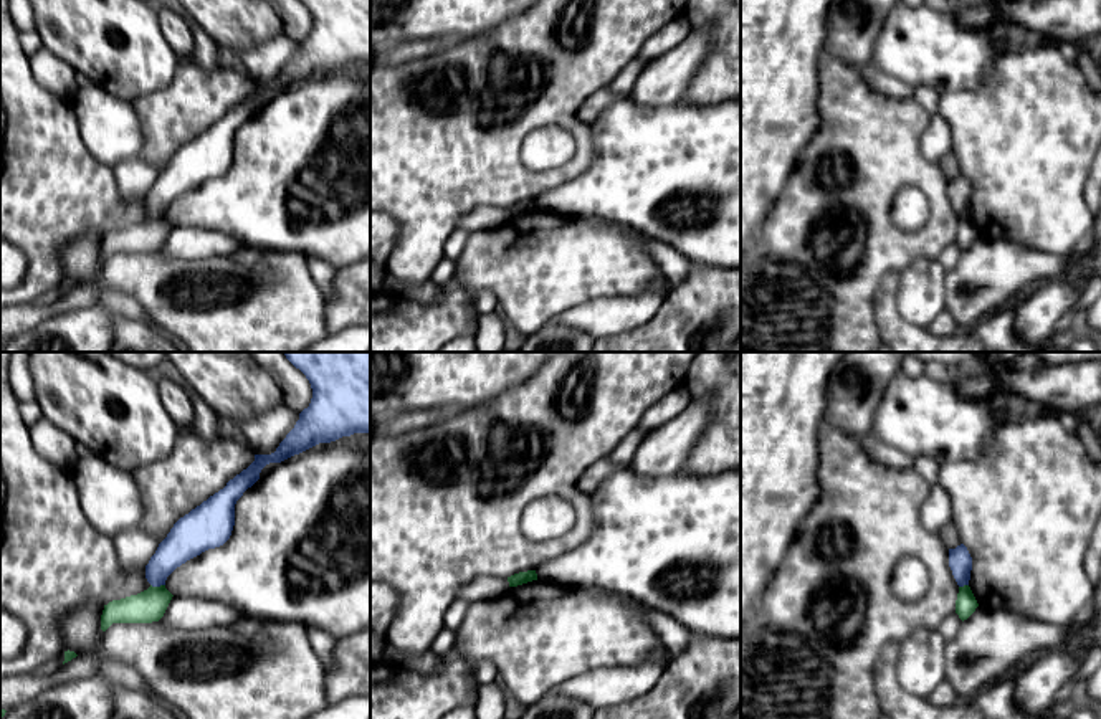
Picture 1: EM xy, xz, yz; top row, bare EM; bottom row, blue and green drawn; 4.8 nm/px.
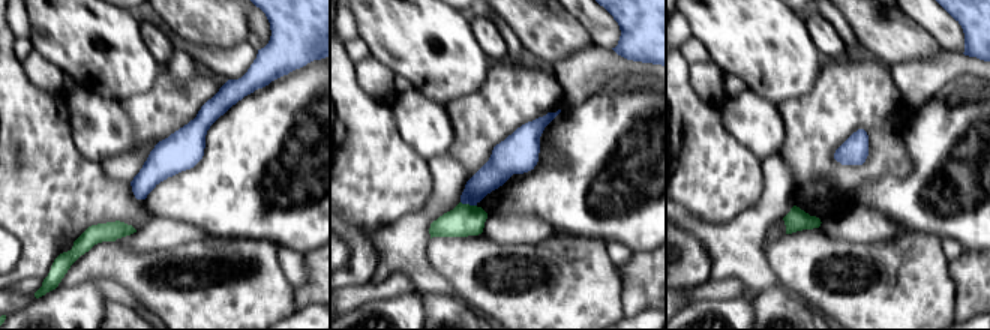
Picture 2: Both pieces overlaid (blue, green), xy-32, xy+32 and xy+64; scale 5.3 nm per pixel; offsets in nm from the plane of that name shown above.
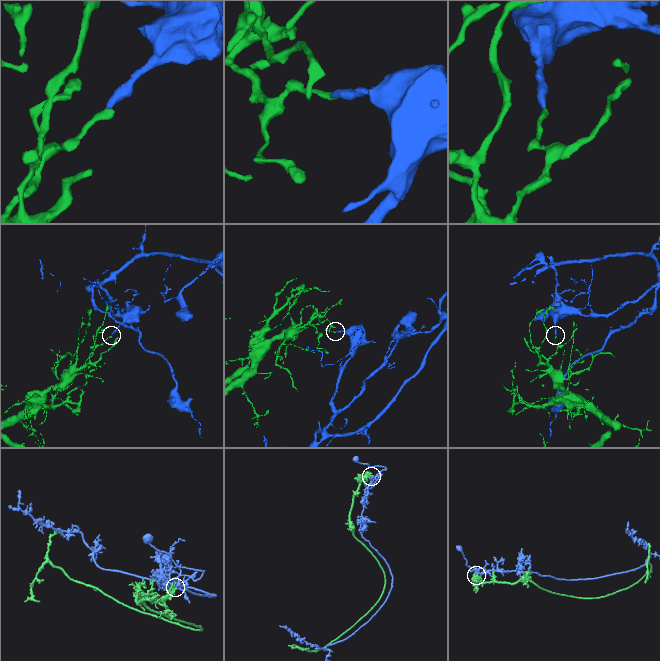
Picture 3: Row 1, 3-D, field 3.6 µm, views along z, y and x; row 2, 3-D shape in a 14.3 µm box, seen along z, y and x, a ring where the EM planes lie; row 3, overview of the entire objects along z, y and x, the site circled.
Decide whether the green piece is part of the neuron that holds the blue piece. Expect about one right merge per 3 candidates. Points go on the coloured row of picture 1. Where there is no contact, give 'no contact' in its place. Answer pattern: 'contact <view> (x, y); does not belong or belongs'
contact xy (157, 585); does not belong

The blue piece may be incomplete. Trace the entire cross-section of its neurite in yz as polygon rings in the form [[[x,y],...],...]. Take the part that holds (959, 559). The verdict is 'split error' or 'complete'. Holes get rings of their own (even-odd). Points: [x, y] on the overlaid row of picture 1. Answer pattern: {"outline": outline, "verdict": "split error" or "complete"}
{"outline": [[[964,544],[949,549],[949,567],[959,587],[969,585],[972,557]]], "verdict": "complete"}

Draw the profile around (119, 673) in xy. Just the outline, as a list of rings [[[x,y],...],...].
[[[102,659],[98,664],[98,671],[106,674],[117,686],[150,693],[150,688],[142,679],[142,676],[121,661]]]

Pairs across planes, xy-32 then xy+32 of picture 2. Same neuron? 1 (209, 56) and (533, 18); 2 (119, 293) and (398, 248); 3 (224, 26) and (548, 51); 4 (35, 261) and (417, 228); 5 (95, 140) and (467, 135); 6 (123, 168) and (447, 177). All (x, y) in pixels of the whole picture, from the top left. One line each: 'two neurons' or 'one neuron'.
1: two neurons
2: one neuron
3: one neuron
4: two neurons
5: two neurons
6: one neuron

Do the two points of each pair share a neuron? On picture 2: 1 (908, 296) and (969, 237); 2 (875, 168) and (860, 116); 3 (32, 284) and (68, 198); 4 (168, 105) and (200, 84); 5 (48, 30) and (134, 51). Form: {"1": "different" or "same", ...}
{"1": "different", "2": "same", "3": "different", "4": "same", "5": "same"}

